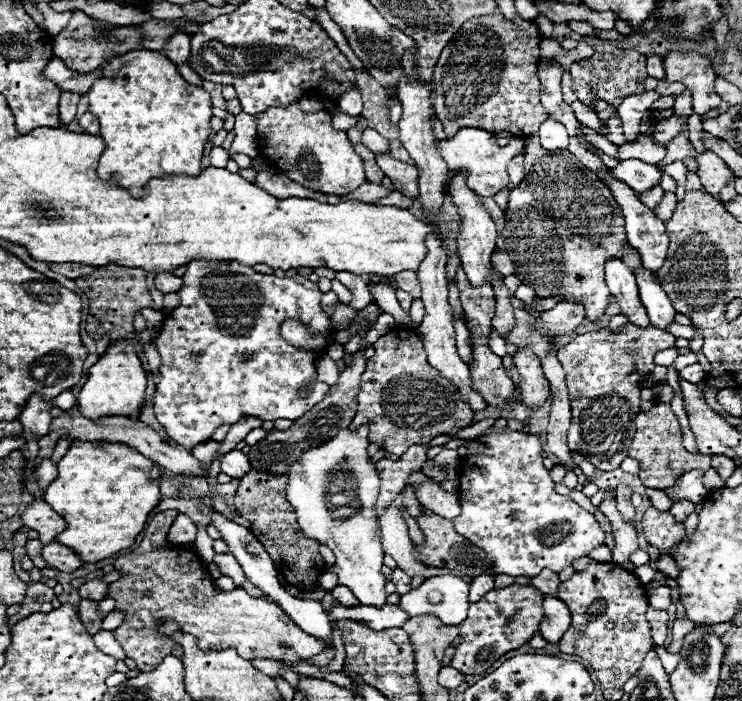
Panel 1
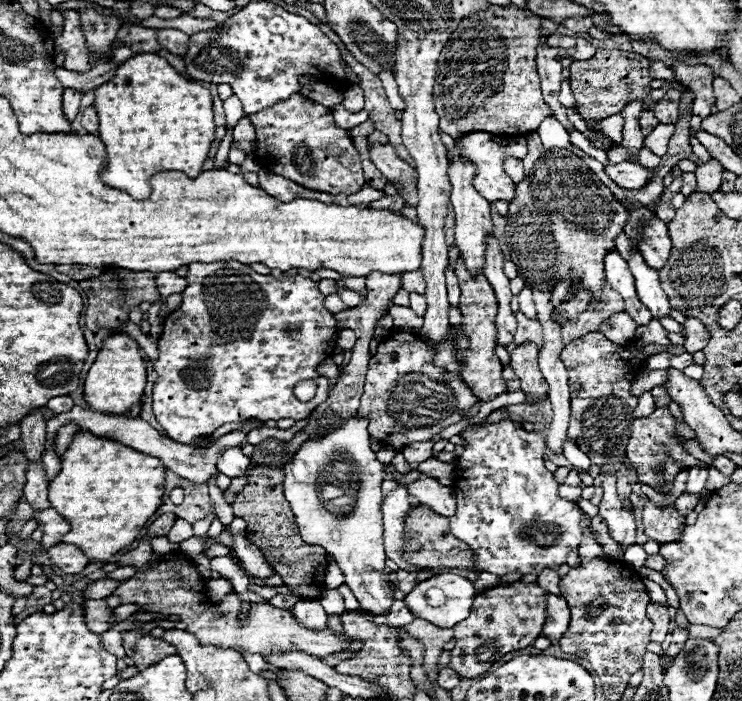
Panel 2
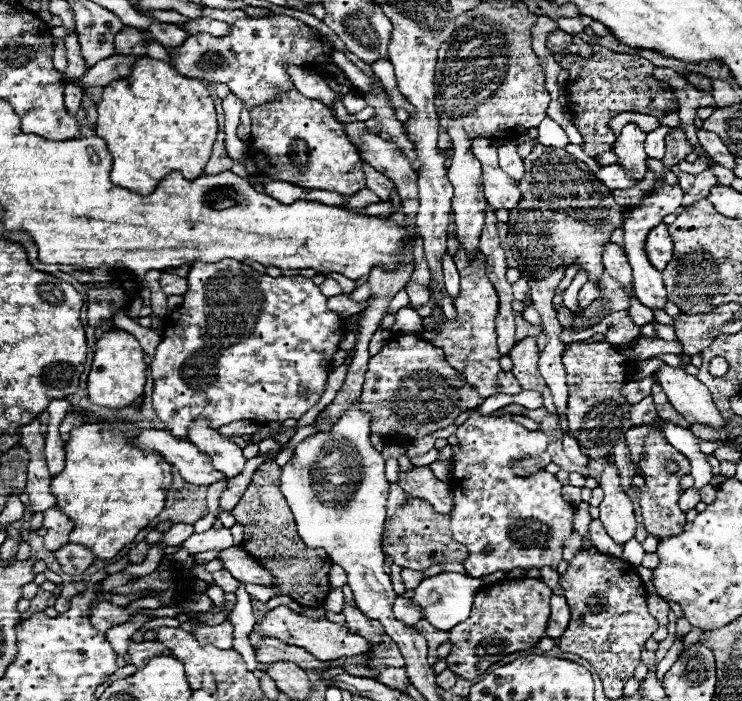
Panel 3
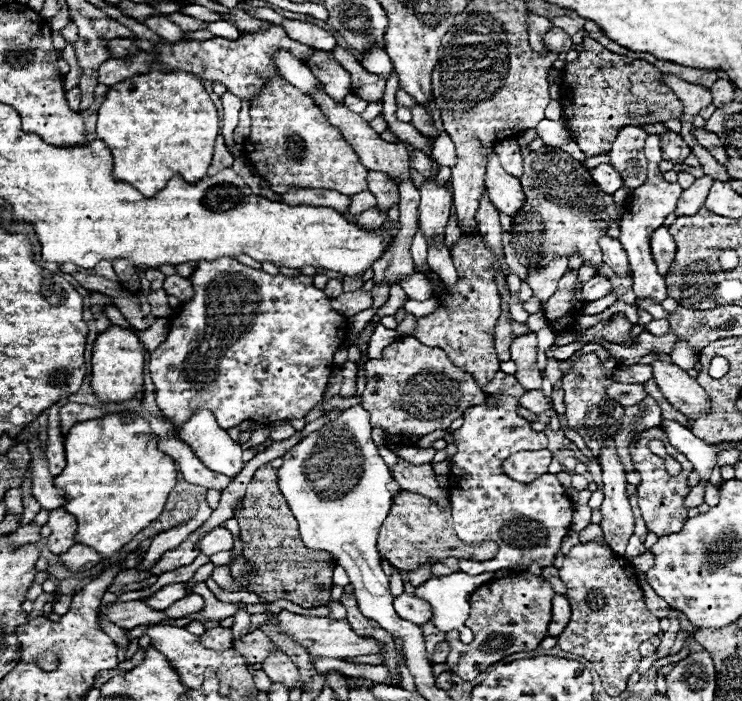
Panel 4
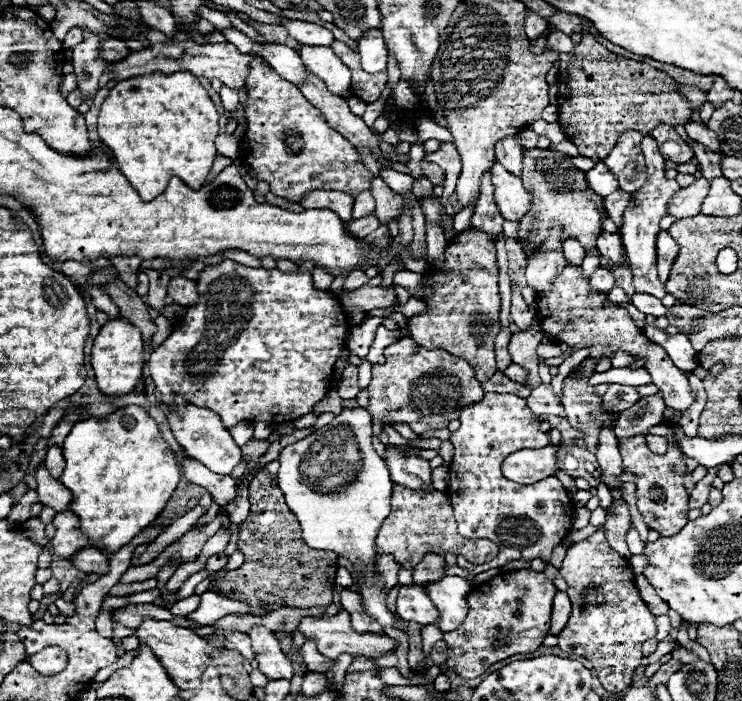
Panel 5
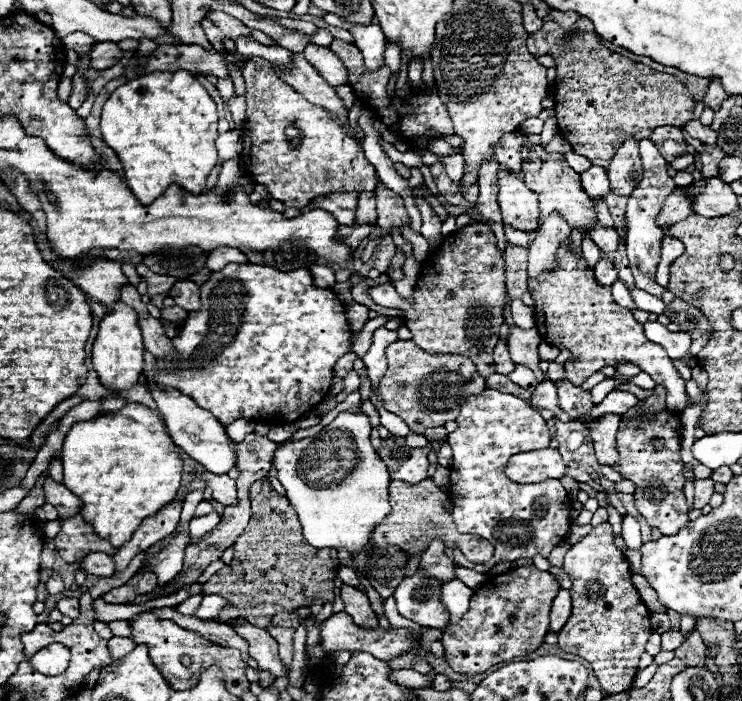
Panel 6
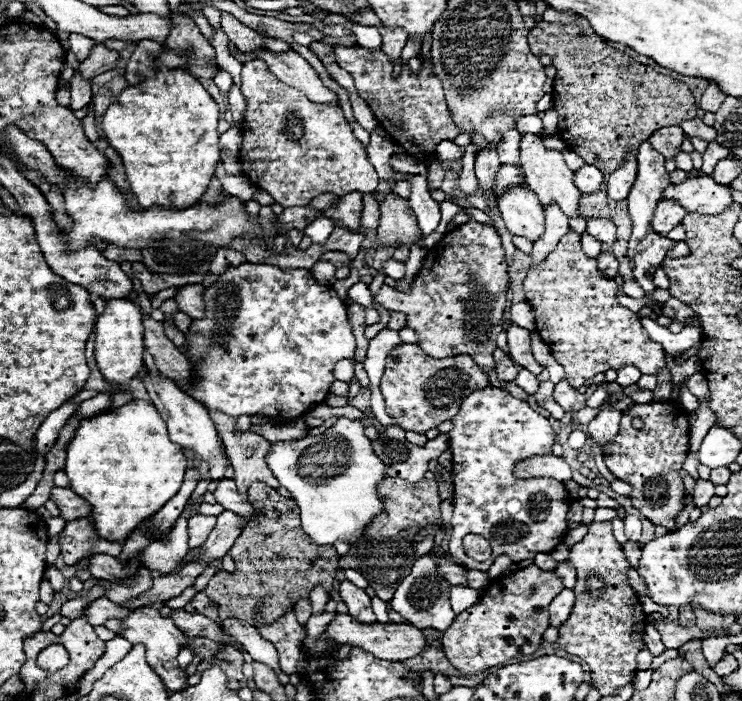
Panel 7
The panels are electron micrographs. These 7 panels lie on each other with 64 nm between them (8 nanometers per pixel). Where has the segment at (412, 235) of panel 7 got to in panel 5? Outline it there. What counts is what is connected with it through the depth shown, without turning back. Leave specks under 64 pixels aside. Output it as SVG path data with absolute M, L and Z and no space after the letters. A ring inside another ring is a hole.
M380 176L372 178L370 192L376 198L376 216L382 224L388 224L392 218L402 214L402 196L396 194Z

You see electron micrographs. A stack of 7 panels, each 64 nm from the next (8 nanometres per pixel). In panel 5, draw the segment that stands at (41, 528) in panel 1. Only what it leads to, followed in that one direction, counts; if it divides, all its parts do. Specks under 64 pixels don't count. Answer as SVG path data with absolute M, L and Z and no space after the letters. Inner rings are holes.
M58 512L52 520L56 526L56 534L50 540L50 546L56 556L60 558L70 558L74 552L78 552L84 546L90 546L86 536L80 532L80 522L78 516L72 512Z

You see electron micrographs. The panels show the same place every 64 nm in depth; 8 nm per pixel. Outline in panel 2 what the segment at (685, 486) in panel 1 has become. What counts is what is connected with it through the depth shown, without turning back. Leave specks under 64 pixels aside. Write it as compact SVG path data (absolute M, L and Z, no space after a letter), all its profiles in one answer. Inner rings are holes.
M692 468L688 470L688 482L686 482L686 490L684 492L692 492L694 496L702 496L704 484L708 478L708 470L706 468Z

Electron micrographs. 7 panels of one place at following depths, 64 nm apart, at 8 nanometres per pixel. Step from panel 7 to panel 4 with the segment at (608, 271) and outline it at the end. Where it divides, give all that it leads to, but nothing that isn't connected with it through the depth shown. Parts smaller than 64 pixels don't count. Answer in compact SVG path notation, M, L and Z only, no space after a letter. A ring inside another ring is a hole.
M596 274L594 278L590 278L584 286L582 286L582 300L584 302L592 302L592 300L598 300L598 298L604 298L606 294L610 292L610 282L602 276L602 274Z

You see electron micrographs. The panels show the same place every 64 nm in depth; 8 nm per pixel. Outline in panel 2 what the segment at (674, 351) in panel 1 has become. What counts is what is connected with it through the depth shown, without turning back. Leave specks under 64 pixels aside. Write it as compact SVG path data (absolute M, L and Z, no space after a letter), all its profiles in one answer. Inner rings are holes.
M660 352L660 354L654 354L652 358L648 358L648 364L646 364L646 372L652 368L652 370L658 370L658 368L668 368L670 366L670 352Z

